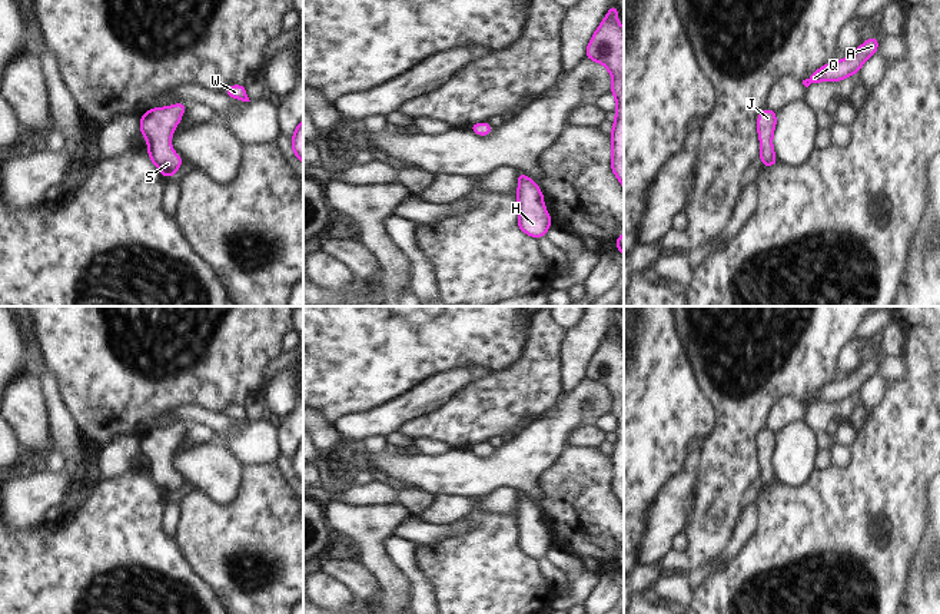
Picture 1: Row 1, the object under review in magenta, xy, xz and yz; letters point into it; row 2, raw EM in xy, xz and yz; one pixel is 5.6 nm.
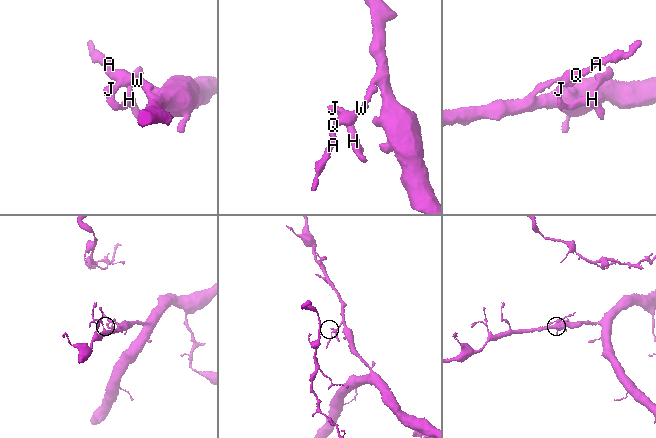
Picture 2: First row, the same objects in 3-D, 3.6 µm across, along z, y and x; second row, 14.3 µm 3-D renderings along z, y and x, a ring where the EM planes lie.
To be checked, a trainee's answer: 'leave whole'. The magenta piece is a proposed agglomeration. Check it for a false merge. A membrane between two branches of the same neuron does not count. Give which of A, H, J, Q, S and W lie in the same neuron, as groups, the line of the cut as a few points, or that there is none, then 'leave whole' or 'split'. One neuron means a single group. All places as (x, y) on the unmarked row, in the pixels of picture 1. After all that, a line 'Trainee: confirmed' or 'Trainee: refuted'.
A H J Q S W | no cut | leave whole
Trainee: confirmed

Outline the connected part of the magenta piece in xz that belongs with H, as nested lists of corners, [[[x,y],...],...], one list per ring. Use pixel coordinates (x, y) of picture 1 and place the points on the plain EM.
[[[518,492],[516,498],[518,548],[522,554],[541,560],[552,545],[552,540],[544,525],[544,515],[529,497]]]

